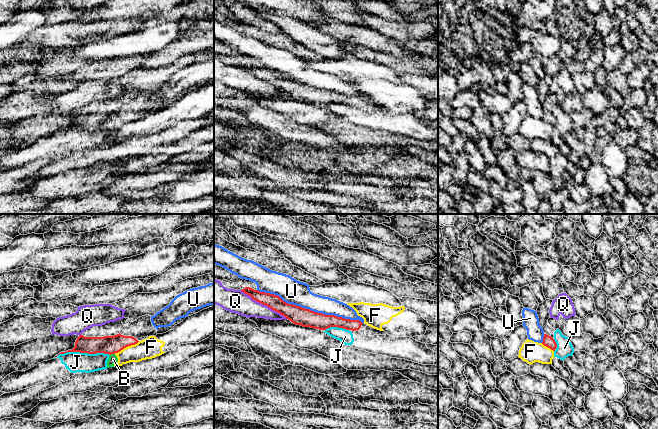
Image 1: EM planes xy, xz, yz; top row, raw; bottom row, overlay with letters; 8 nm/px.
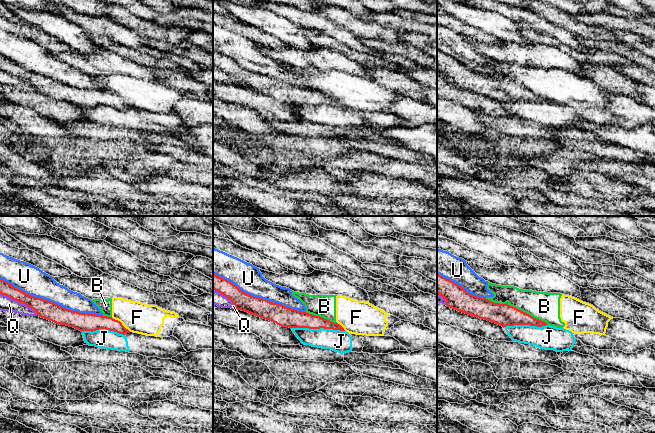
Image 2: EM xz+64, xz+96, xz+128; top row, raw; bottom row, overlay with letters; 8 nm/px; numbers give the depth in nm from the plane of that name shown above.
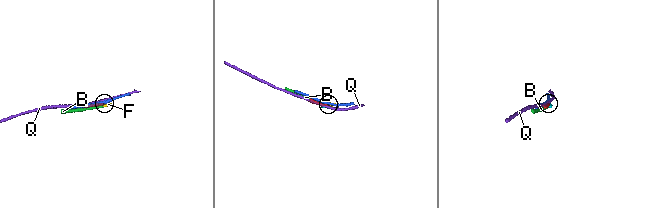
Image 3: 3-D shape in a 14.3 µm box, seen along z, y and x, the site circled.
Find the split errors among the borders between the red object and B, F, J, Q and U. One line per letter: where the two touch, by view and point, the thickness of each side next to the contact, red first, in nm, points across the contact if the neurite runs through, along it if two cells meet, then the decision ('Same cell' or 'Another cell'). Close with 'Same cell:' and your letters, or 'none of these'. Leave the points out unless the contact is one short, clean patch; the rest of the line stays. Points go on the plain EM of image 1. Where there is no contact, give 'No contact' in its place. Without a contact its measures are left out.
B: Touches red at xy (112, 129). Thickness 140 nm (red) against 70 nm. Another cell
F: Touches red at xy (126, 122). Thickness 140 nm (red) against 170 nm. Boundary: xy (139, 117), (114, 129). Another cell
J: Touches red at xy (83, 128). Thickness 140 nm (red) against 160 nm. Another cell
Q: Touches red at xz (264, 80). Thickness 130 nm (red) against 190 nm. Another cell
U: Touches red at xz (310, 86). Thickness 140 nm (red) against 200 nm. Another cell
Same cell: none of these

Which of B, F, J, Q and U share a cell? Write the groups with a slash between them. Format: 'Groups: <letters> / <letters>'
Groups: B F / J / Q / U

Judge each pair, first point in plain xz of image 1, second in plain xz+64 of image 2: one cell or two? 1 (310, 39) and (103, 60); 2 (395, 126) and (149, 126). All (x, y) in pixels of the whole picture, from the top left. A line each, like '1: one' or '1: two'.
1: two
2: one

